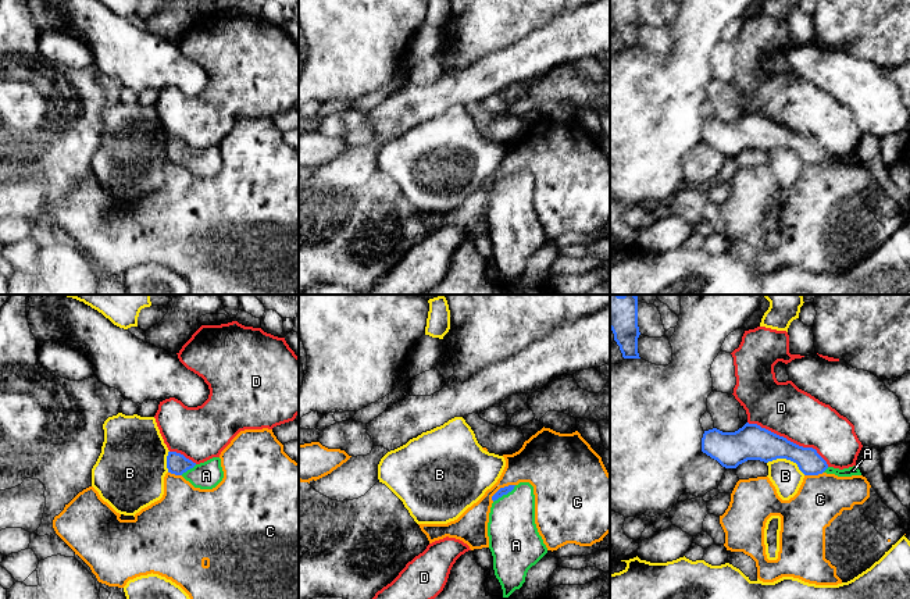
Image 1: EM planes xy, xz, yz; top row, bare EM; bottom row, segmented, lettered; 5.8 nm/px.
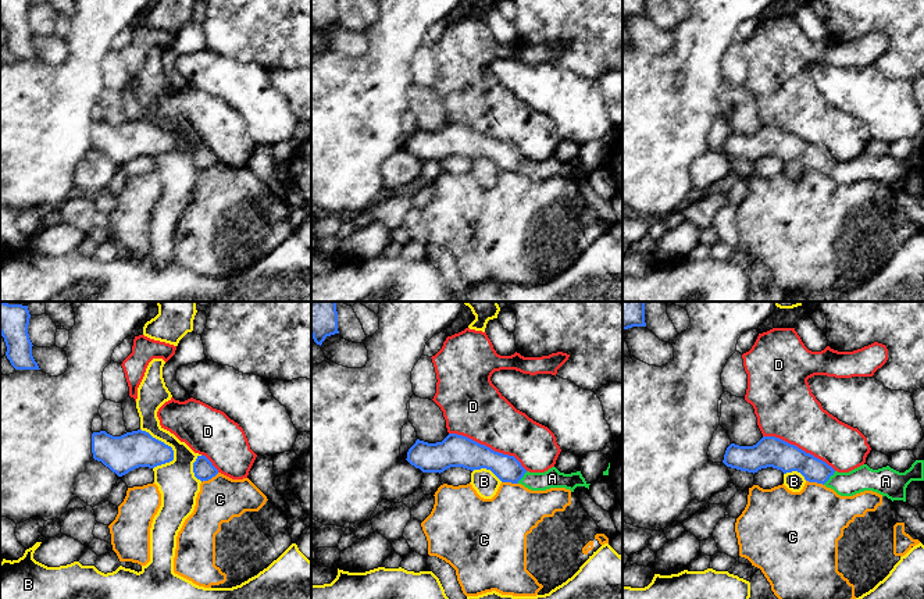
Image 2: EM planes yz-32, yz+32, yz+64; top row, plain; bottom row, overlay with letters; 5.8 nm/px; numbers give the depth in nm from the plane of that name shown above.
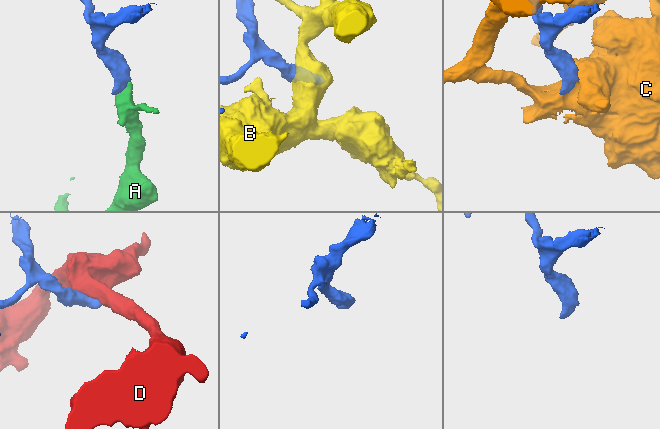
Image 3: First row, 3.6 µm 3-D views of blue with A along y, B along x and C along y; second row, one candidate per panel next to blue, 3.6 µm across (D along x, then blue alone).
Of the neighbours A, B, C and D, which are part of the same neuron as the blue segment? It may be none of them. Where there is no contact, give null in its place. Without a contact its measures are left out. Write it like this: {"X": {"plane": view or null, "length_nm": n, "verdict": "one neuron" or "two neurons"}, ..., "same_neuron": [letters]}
{"A": {"plane": "xz", "length_nm": 170, "verdict": "one neuron"}, "B": {"plane": "yz", "length_nm": 240, "verdict": "two neurons"}, "C": {"plane": "xz", "length_nm": 170, "verdict": "two neurons"}, "D": {"plane": "yz", "length_nm": 550, "verdict": "two neurons"}, "same_neuron": ["A"]}

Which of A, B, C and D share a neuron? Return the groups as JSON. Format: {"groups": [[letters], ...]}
{"groups": [["A"], ["B"], ["C"], ["D"]]}

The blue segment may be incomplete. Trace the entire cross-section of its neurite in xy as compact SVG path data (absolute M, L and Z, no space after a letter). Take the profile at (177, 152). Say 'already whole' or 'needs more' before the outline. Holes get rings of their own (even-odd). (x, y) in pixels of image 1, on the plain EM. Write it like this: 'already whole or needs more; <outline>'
needs more; M168 140L167 145L168 161L182 164L195 177L213 178L224 167L221 147L213 146L204 151L196 153L176 140Z

